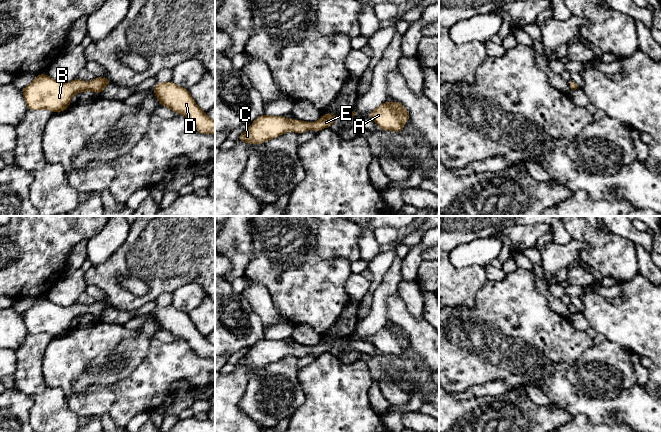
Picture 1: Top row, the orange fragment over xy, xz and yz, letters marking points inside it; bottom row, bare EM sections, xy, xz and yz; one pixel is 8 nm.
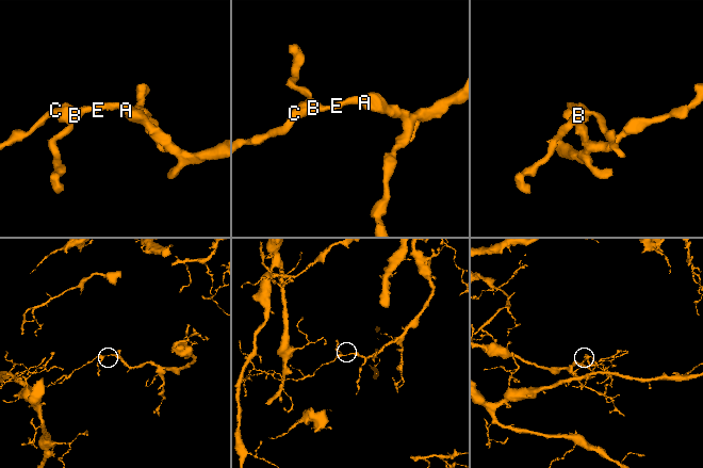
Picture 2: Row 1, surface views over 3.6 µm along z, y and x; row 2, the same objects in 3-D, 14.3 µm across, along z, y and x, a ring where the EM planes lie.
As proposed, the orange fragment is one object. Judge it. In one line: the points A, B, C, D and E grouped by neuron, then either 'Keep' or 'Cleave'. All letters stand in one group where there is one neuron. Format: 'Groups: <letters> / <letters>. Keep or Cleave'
Groups: A B C D E. Keep

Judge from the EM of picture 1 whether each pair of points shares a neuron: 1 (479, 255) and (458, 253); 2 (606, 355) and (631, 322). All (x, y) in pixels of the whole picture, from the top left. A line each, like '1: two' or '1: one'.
1: one
2: two

